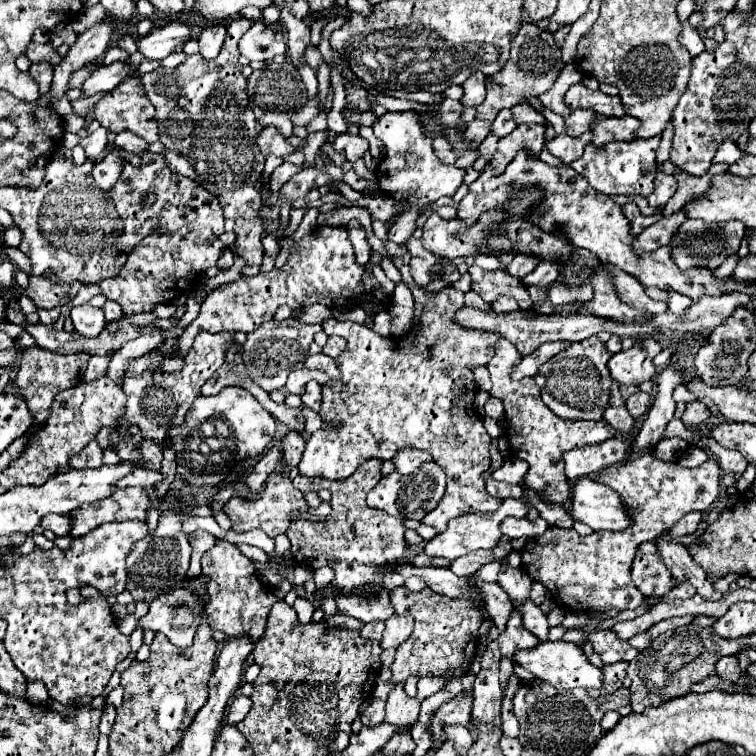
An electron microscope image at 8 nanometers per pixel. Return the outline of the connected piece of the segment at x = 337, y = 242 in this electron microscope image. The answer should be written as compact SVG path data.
M316 226L308 236L300 238L292 248L286 264L268 273L255 276L242 276L236 282L224 284L216 288L206 302L202 304L200 316L186 328L186 332L178 338L178 352L176 358L166 358L160 366L164 372L174 372L184 366L184 354L192 346L194 336L200 330L208 332L244 332L250 334L264 322L272 320L278 306L286 304L290 308L302 308L308 304L320 303L330 308L340 307L342 304L336 298L356 298L366 292L364 284L366 268L356 264L354 249L348 238L348 230L344 226Z

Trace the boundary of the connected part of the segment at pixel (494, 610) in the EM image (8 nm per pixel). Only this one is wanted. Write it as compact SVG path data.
M474 580L474 584L486 596L486 610L488 610L494 626L498 628L498 632L504 632L506 622L512 616L512 606L510 606L512 600L508 598L508 594L504 594L504 590L498 584L488 584L482 580Z

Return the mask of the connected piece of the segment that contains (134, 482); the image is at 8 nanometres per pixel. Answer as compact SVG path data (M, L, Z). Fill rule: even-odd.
M136 468L136 470L130 472L128 476L120 478L114 486L116 486L116 488L126 488L126 486L144 486L144 488L150 488L150 486L160 484L160 480L162 480L160 472L146 470L146 468Z

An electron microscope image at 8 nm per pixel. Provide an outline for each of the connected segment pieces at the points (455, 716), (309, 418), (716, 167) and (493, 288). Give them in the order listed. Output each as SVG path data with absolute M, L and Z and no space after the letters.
M464 690L462 694L458 694L454 700L450 700L448 704L442 704L436 710L436 716L432 718L432 732L444 742L444 732L442 732L442 722L446 724L462 724L468 726L470 724L470 716L472 716L472 690Z
M306 406L302 408L302 412L304 412L304 418L306 418L306 422L308 422L308 434L304 434L306 438L308 438L310 434L314 434L316 430L320 430L320 428L324 428L324 420L320 418L320 414L316 414L316 412L312 412L312 410L308 410Z
M725 163L713 164L710 170L701 177L675 172L673 175L678 182L679 188L674 196L665 204L662 215L670 216L672 213L681 209L686 202L705 192L710 186L712 176L727 172L728 168L729 165Z
M474 264L468 268L468 274L472 276L472 290L486 303L491 304L498 295L508 295L518 302L521 310L528 310L533 305L528 290L518 282L518 278L504 270L484 272Z

